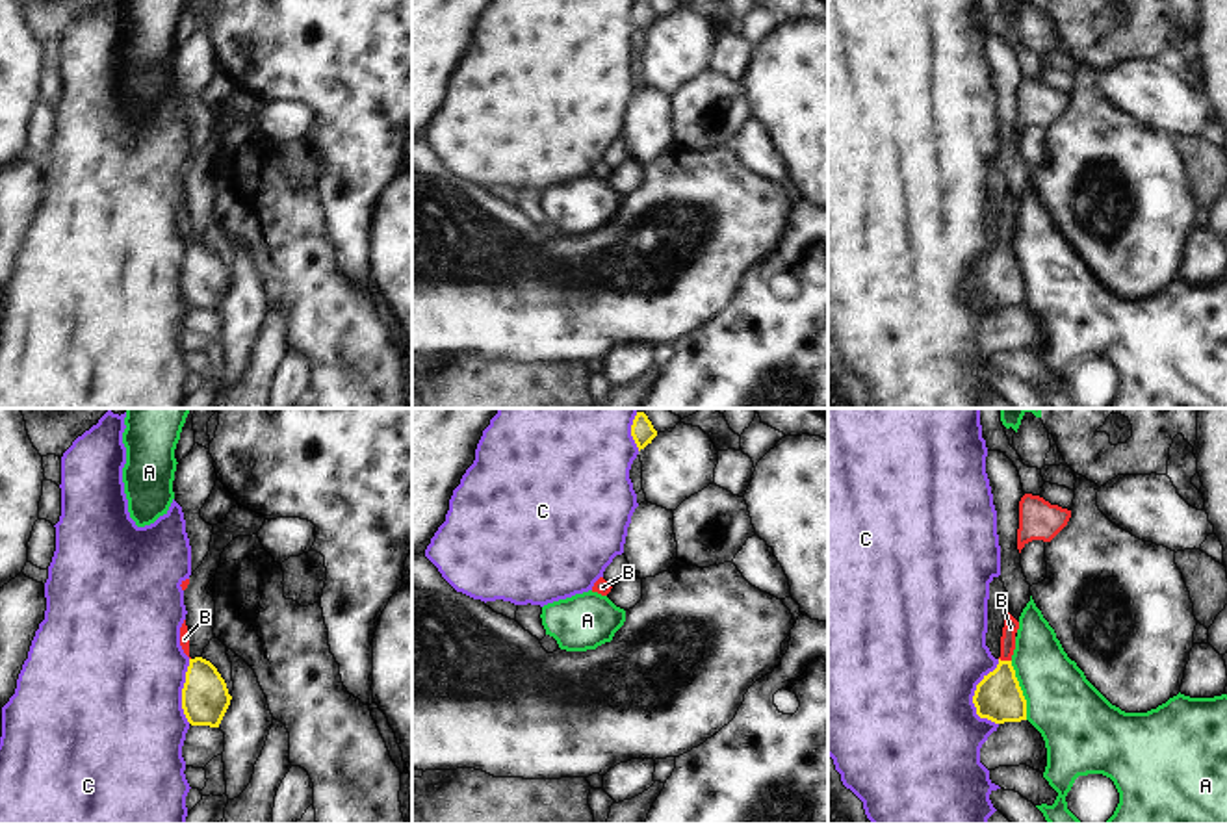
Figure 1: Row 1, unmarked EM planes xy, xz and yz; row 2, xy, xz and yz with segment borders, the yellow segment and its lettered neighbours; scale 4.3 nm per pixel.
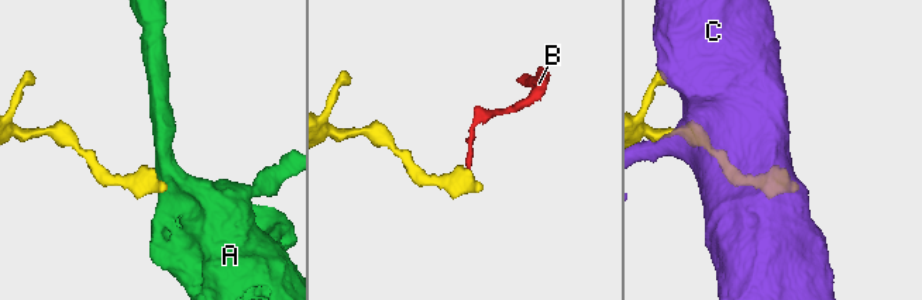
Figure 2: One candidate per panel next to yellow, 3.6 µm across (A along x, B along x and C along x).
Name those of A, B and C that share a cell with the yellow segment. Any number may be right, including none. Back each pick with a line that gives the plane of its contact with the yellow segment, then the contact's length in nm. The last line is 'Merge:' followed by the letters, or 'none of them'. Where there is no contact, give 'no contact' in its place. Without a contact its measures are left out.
B: contact in yz; length 60 nm
Merge: B

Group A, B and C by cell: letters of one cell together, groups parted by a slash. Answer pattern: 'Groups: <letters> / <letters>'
Groups: A / B / C.

